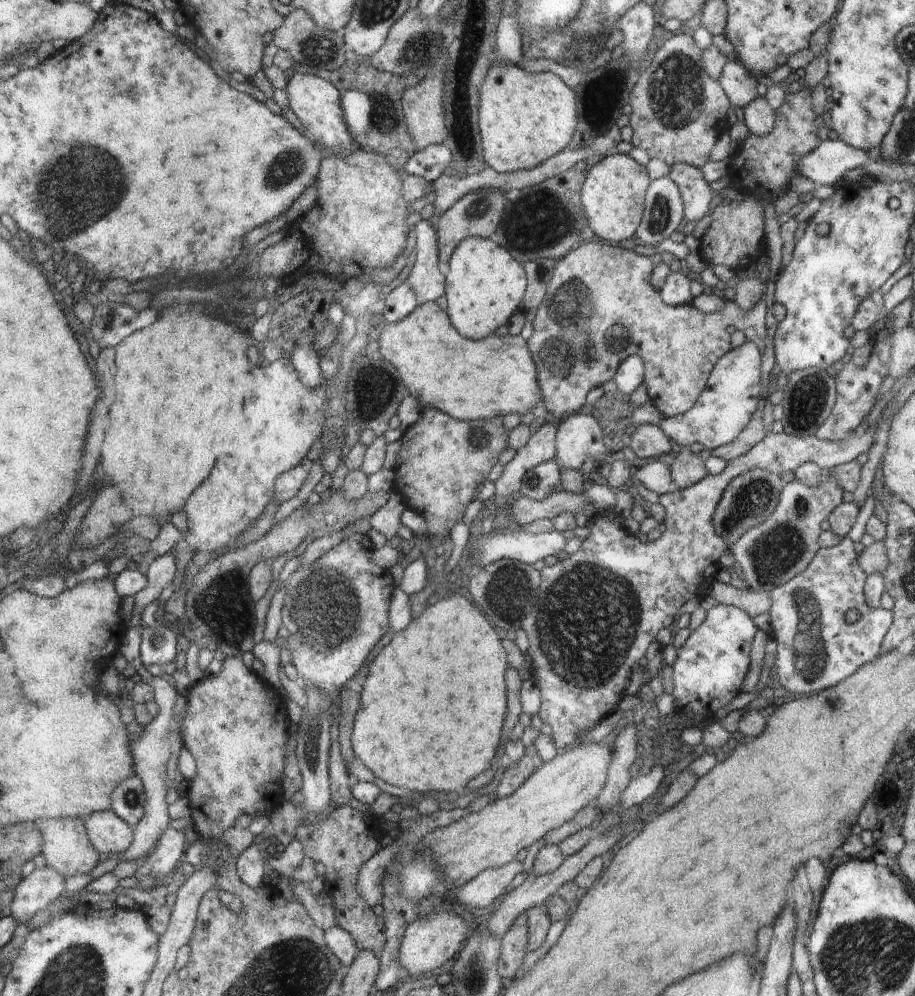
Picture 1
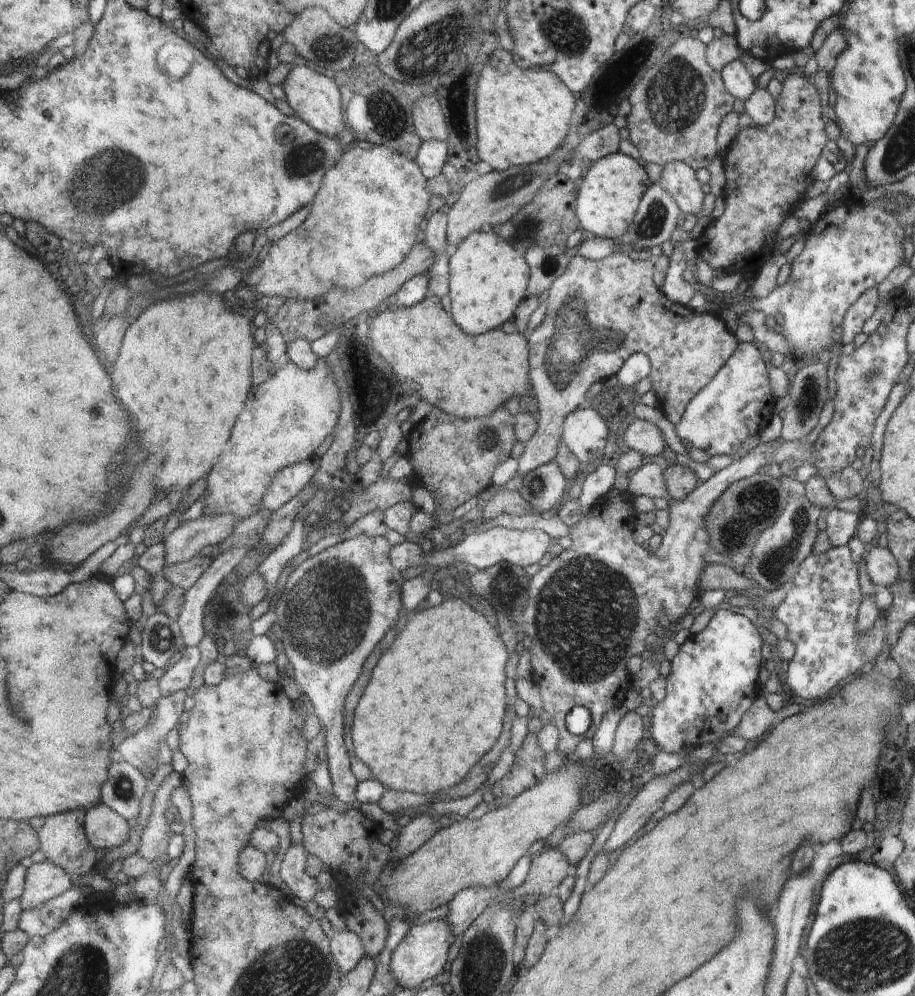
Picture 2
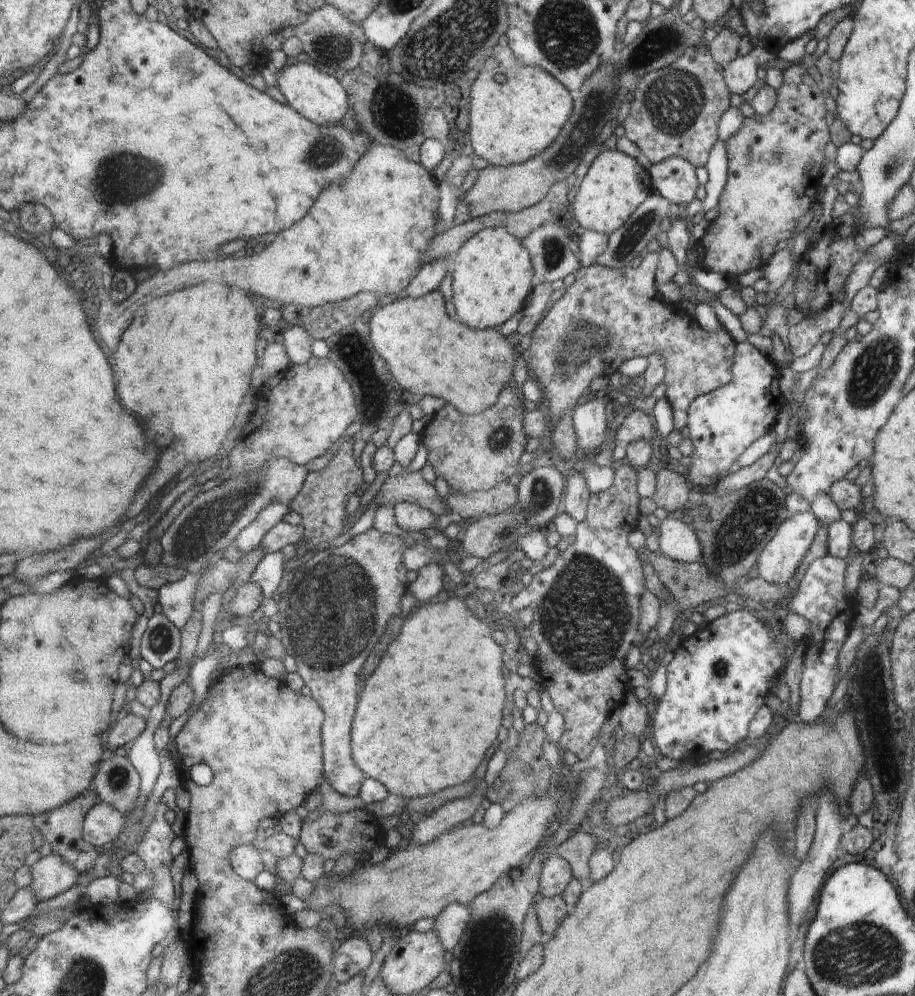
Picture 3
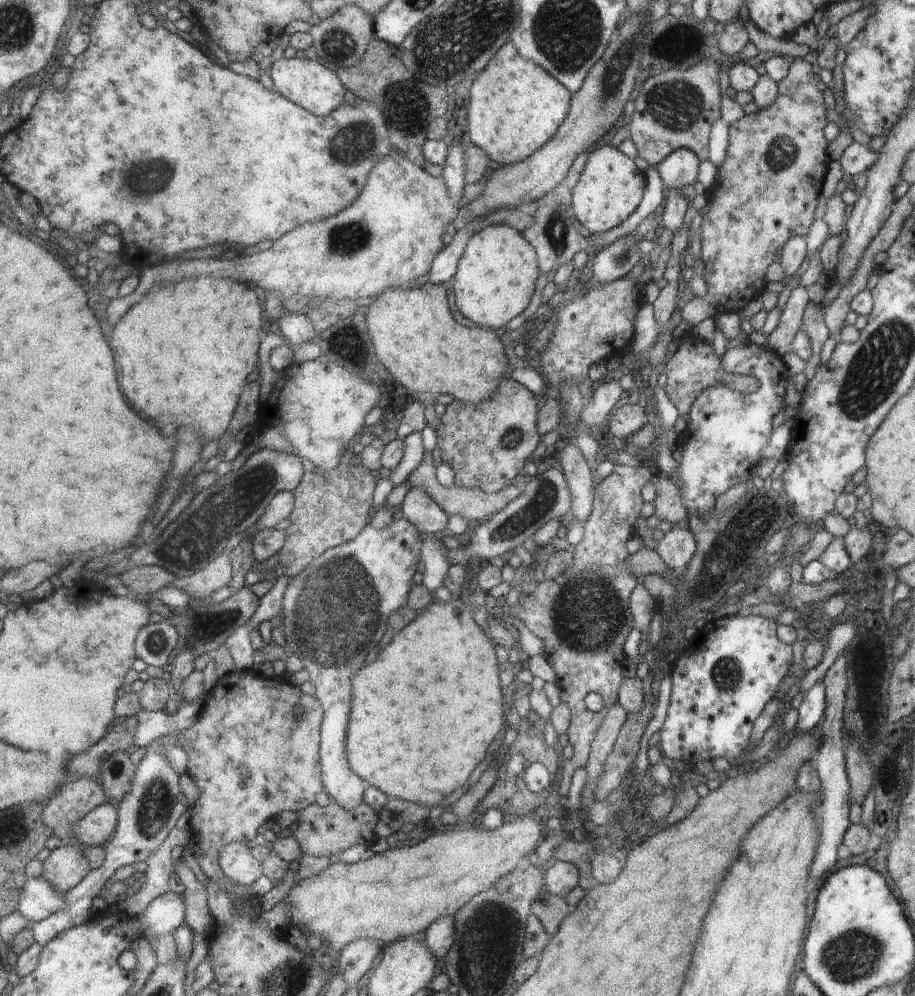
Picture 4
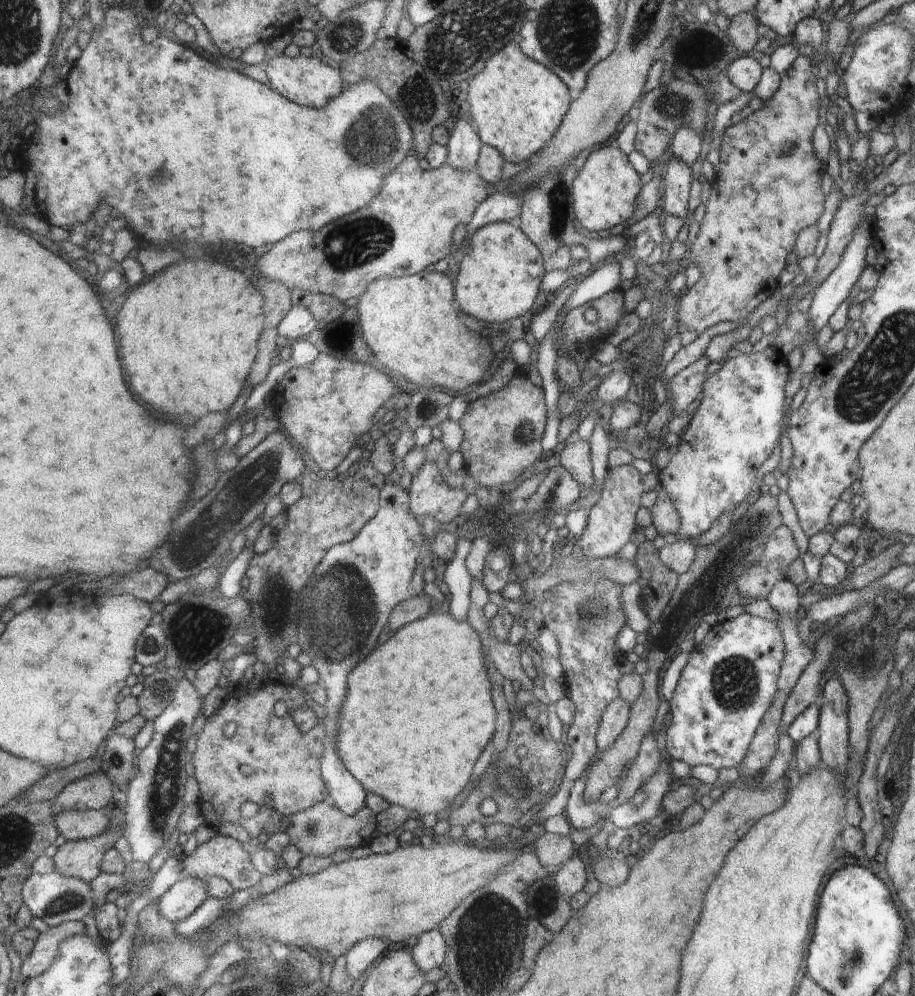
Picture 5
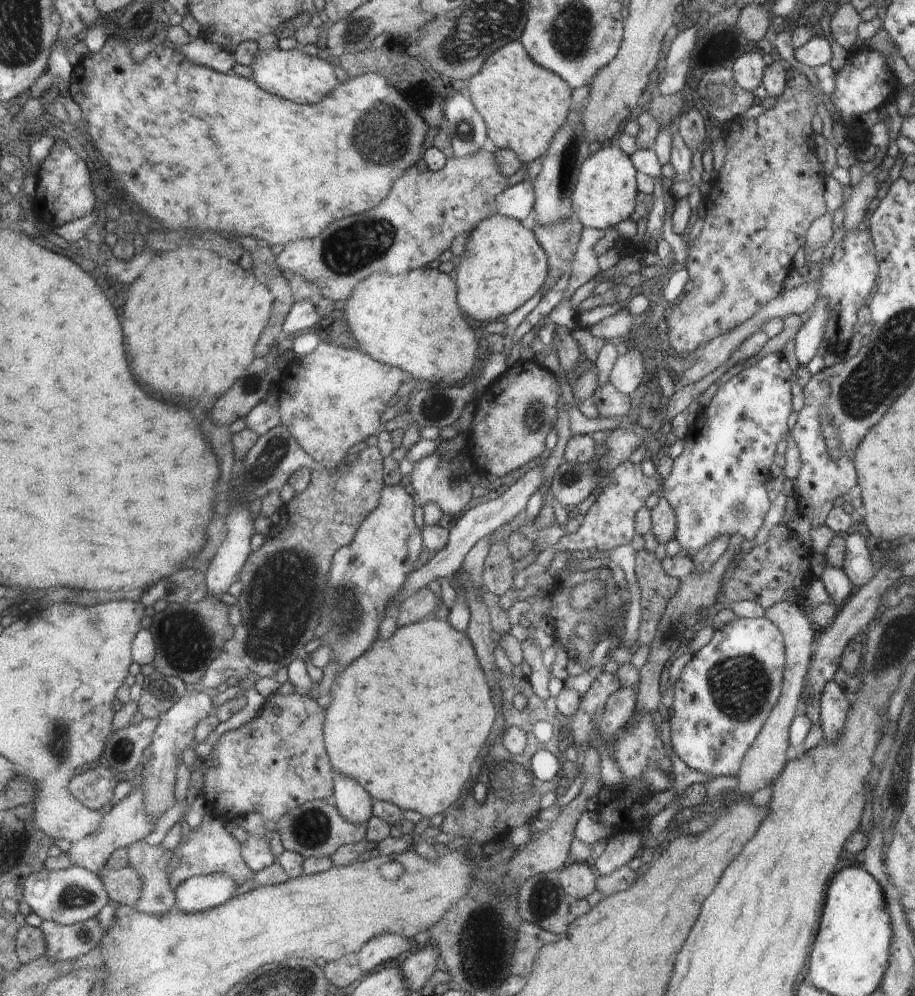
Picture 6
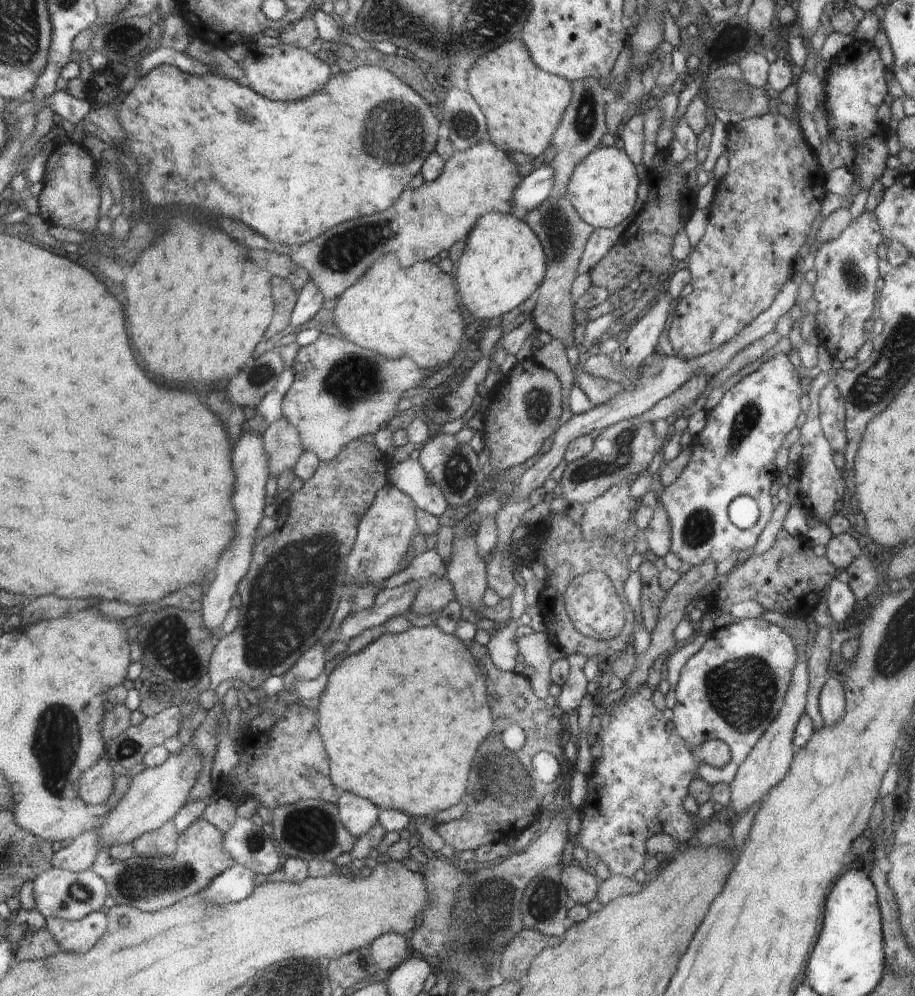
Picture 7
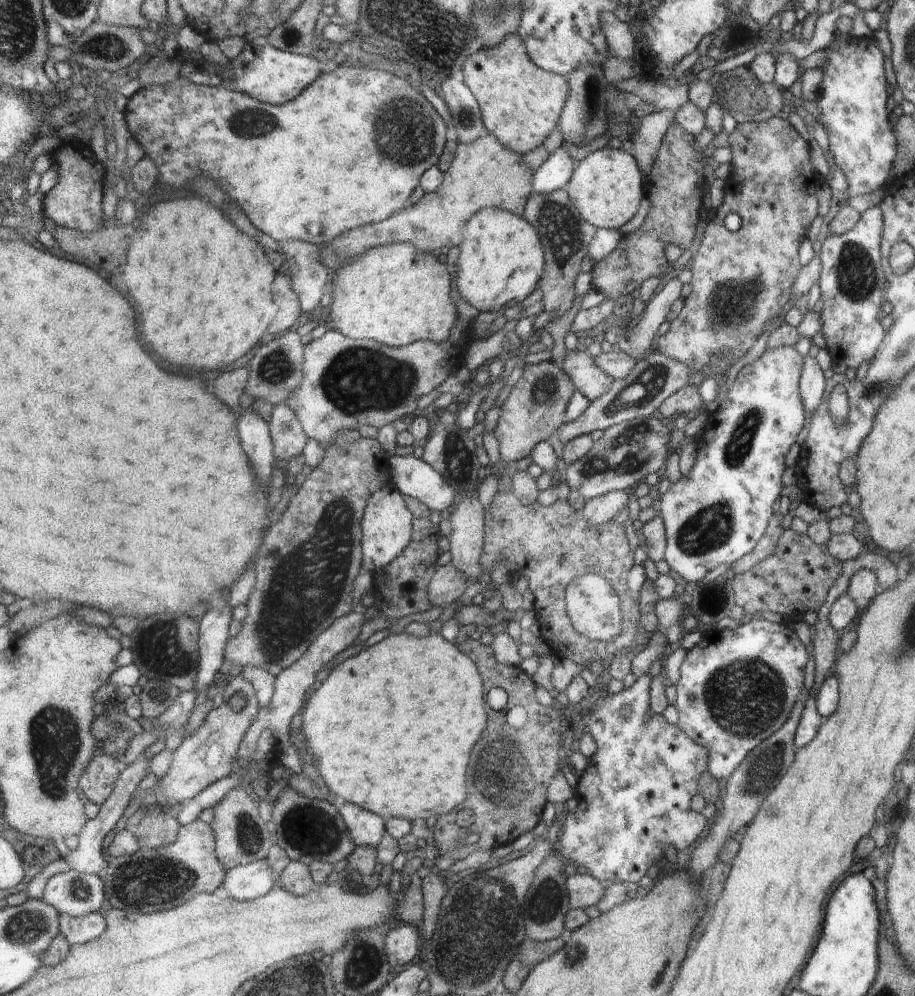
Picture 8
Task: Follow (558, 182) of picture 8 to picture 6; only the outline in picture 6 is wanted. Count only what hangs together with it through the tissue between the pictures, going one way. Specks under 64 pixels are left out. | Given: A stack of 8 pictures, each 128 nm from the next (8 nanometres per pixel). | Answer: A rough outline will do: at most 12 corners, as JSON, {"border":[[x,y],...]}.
{"border":[[532,180],[507,188],[496,211],[528,224],[535,210]]}

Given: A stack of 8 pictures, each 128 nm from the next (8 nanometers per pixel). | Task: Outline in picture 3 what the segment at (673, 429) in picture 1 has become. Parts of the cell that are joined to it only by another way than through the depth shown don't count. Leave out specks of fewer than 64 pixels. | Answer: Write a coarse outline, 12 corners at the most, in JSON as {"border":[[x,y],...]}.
{"border":[[748,340],[732,380],[687,414],[684,475],[712,491],[786,406],[780,367]]}

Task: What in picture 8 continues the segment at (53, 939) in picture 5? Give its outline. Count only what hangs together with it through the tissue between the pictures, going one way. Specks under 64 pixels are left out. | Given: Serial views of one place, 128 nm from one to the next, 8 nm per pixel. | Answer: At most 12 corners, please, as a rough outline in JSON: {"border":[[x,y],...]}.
{"border":[[99,911],[60,919],[62,933],[73,946],[100,938],[107,928]]}

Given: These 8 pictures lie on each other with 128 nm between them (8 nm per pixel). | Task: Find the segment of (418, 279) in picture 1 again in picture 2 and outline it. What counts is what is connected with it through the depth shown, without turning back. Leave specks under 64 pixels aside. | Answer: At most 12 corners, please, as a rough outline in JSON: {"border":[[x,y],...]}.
{"border":[[448,214],[428,217],[424,243],[434,254],[428,296],[449,294]]}

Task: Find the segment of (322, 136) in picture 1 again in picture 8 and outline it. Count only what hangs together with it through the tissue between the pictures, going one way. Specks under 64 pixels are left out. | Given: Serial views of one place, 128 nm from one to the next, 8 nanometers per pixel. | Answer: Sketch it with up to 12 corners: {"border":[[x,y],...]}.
{"border":[[269,43],[235,60],[238,90],[294,100],[320,77],[316,58]]}

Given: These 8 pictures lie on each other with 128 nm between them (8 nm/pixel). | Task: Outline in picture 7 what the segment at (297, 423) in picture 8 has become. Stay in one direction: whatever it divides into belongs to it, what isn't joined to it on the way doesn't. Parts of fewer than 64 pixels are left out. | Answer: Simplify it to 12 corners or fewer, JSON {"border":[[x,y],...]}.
{"border":[[283,415],[263,440],[269,476],[303,456],[296,427]]}

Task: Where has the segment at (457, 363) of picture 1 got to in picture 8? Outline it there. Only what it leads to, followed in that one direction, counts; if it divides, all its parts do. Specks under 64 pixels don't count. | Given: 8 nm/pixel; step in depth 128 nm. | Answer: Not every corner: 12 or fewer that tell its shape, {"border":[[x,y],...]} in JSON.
{"border":[[408,242],[336,276],[331,329],[444,342],[450,276]]}

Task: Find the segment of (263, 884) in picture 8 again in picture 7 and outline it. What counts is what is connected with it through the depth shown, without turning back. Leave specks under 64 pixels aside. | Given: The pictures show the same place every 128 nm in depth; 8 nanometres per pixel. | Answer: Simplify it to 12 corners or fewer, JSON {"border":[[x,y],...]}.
{"border":[[237,863],[201,896],[212,904],[246,900],[262,883]]}

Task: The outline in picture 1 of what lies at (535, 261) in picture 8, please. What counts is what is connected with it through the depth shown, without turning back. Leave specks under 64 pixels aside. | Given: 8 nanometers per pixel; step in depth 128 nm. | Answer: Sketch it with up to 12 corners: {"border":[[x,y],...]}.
{"border":[[468,236],[445,266],[448,316],[486,338],[526,292],[492,238]]}

